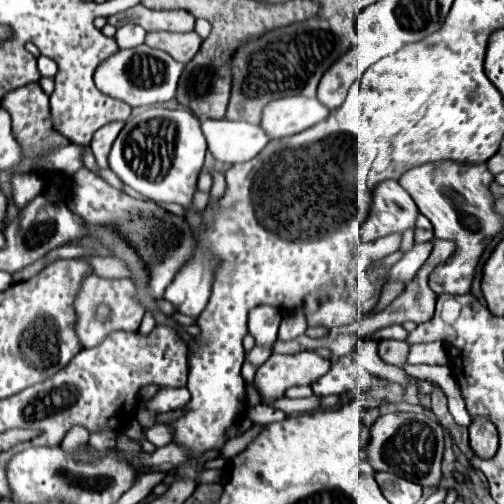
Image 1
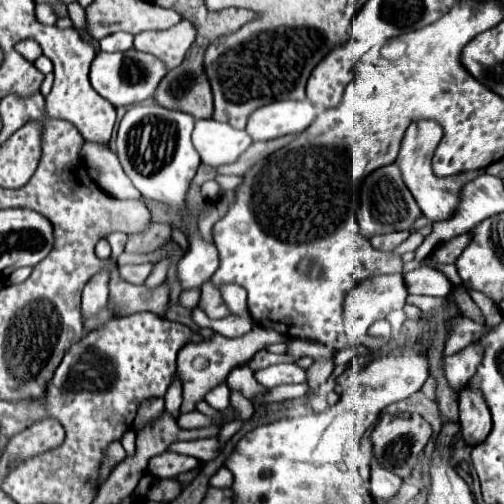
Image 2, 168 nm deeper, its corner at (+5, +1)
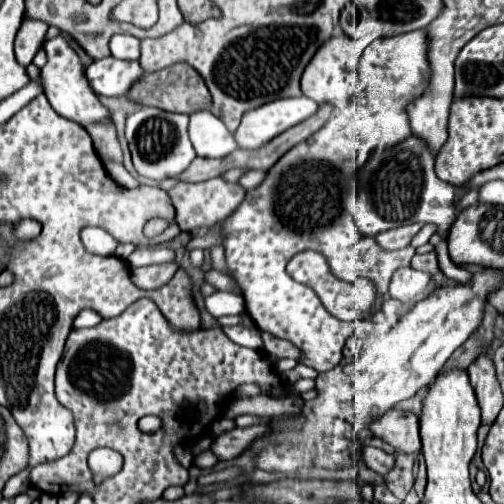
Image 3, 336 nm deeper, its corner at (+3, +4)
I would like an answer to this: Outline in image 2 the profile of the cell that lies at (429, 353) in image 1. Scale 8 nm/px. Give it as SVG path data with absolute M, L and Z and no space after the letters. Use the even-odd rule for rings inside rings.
M473 343L473 345L465 347L463 351L455 353L453 357L445 357L445 375L447 375L449 383L457 391L461 391L469 383L469 379L475 375L481 359L483 359L481 343Z

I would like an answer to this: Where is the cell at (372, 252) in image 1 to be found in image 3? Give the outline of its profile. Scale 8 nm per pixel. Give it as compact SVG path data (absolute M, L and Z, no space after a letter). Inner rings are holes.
M411 224L411 226L399 226L399 228L393 228L393 230L387 230L387 232L381 232L375 236L377 244L383 248L383 250L399 250L399 248L405 248L409 246L411 238L421 230L421 226L417 224Z

